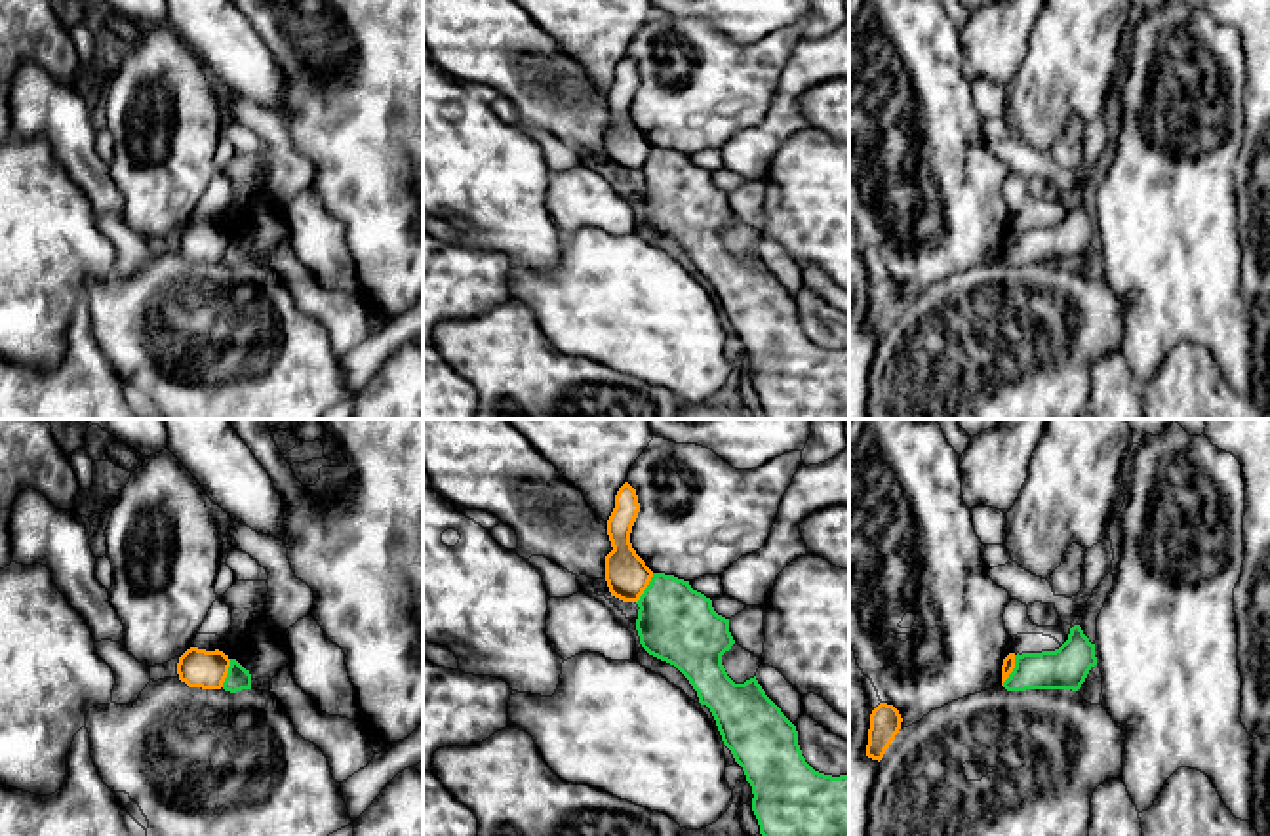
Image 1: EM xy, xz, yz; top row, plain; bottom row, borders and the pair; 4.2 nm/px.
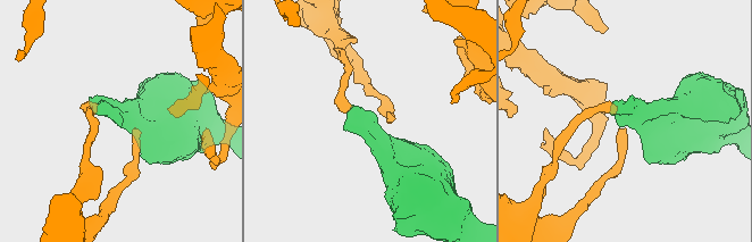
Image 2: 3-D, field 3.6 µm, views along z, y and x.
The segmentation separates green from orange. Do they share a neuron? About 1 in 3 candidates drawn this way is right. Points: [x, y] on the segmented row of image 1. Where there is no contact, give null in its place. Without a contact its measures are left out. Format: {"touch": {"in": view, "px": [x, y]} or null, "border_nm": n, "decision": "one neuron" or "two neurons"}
{"touch": {"in": "yz", "px": [1013, 671]}, "border_nm": 140, "decision": "two neurons"}

